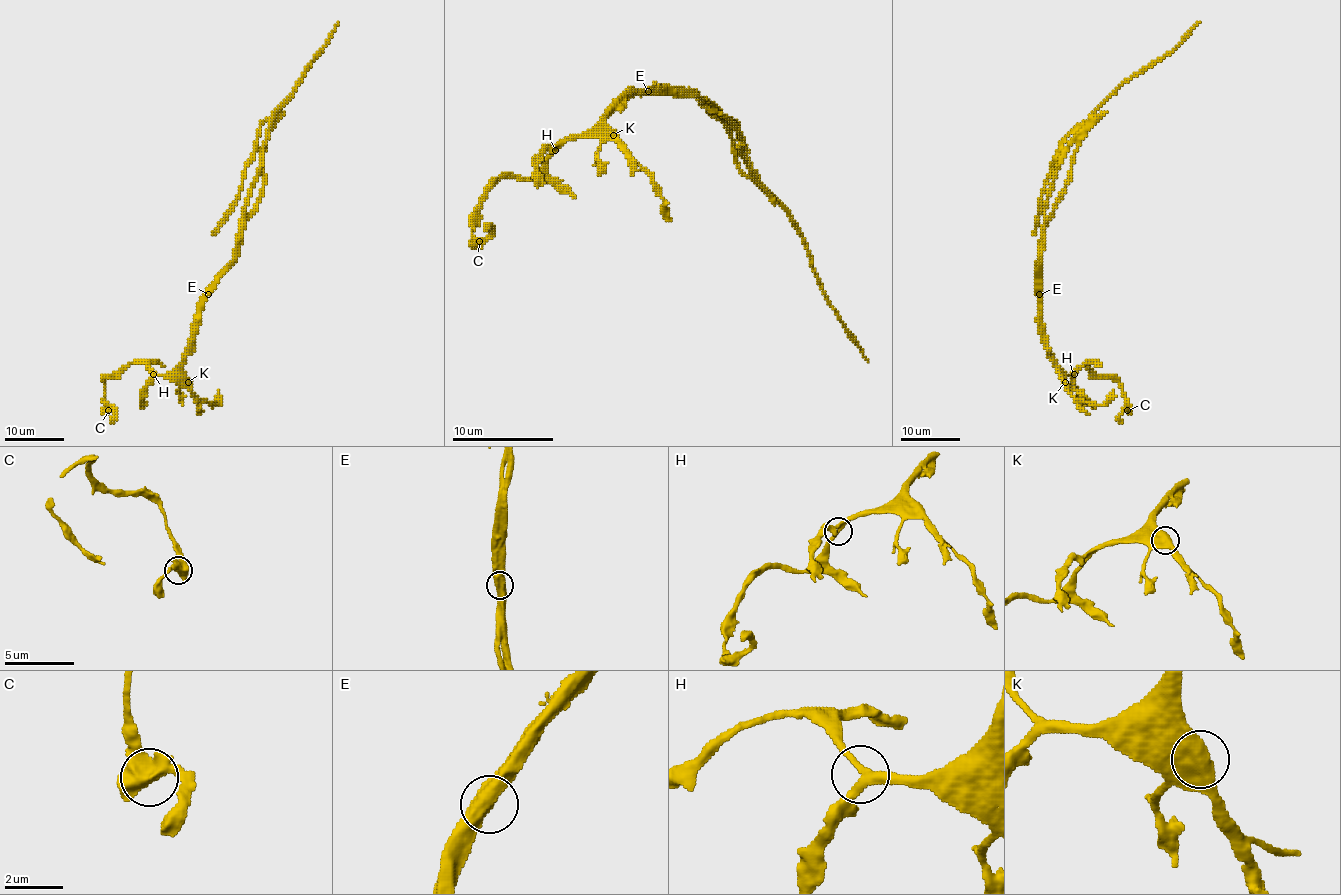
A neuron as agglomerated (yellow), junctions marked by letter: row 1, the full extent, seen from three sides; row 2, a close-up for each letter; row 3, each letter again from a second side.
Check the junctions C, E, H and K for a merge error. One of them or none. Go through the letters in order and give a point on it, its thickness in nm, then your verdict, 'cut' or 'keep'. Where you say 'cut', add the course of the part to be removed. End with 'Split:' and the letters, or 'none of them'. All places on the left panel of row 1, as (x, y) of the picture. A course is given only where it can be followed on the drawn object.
C: (108, 410) | 650 nm | keep
E: (208, 294) | 600 nm | cut | (209, 294), (216, 277), (234, 259), (246, 198), (258, 172), (271, 116), (291, 96), (339, 23)
H: (153, 374) | 240 nm | keep
K: (188, 382) | 600 nm | keep
Split: E

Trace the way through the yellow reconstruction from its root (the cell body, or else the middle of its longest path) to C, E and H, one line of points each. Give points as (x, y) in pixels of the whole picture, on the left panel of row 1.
C: (235, 241), (235, 261), (207, 297), (186, 358), (167, 374), (131, 362), (108, 376), (104, 380), (108, 410)
E: (235, 241), (235, 261), (209, 294)
H: (235, 241), (235, 261), (204, 303), (191, 352), (173, 371), (153, 374)

